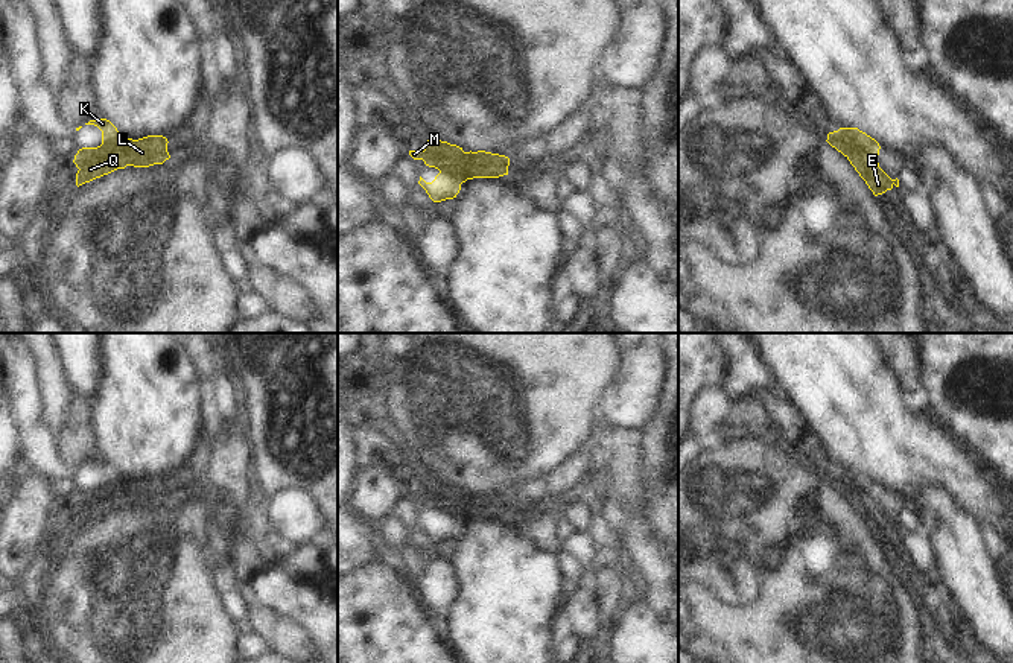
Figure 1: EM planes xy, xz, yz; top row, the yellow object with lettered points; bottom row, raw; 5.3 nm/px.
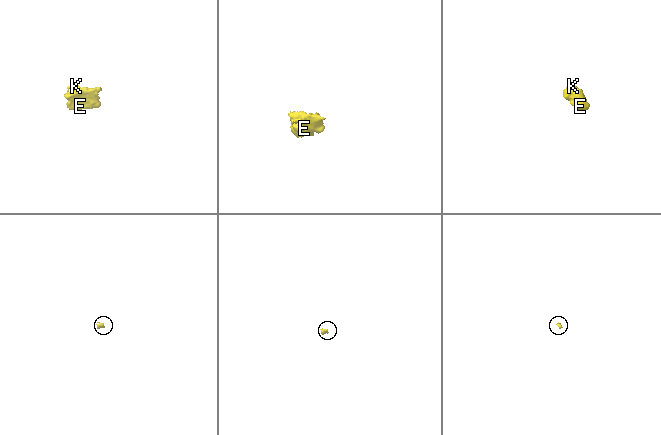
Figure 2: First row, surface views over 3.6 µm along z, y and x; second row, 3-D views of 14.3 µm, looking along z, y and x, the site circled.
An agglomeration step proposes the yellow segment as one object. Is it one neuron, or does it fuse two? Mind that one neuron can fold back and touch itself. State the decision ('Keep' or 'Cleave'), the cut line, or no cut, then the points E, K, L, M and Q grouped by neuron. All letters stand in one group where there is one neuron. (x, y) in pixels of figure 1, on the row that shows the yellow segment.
Keep. No split. Groups: E K L M Q.

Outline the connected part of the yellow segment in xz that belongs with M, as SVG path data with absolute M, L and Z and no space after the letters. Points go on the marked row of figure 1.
M427 140L423 151L409 151L409 155L440 170L432 182L421 176L418 181L433 202L456 198L467 179L508 175L510 166L505 155L485 151L464 152L462 148L441 140Z

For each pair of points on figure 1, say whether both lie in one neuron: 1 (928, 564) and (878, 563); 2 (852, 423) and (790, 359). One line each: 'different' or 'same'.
1: different
2: same

